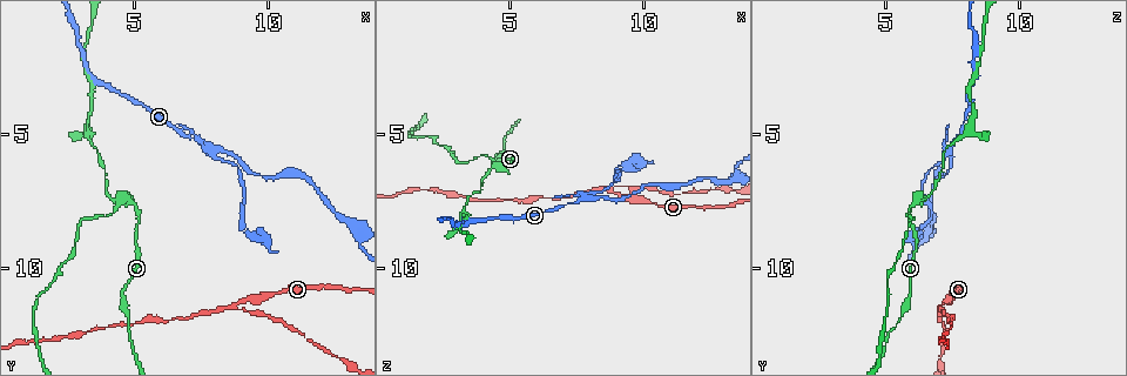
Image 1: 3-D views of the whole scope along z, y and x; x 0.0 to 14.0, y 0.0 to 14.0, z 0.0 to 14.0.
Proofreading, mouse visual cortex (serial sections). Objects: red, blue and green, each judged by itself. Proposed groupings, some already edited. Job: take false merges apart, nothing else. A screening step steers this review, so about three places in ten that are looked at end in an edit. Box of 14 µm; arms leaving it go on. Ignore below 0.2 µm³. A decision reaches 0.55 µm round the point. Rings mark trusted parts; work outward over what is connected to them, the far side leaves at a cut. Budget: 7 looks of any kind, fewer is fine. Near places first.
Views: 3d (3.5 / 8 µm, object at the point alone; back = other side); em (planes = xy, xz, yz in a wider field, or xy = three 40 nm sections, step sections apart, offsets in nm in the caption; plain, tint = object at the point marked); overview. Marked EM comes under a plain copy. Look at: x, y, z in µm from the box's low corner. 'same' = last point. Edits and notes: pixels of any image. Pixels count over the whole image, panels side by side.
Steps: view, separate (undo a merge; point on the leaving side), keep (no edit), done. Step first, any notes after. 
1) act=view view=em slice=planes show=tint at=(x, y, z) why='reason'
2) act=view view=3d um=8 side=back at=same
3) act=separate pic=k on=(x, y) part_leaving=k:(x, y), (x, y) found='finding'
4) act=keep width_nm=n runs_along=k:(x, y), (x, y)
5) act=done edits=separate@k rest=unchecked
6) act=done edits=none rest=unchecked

act=view view=3d um=3.5 at=(7.7, 5.4, 7.4) why='a narrow waist'

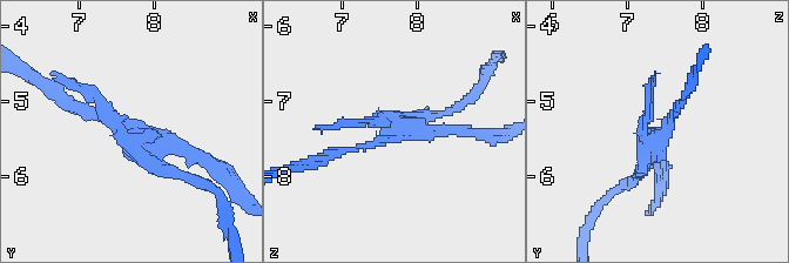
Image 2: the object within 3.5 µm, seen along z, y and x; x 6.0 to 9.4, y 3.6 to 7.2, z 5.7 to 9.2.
act=view view=em slice=xy step=3 show=tint at=(7.75, 5.50, 7.35)

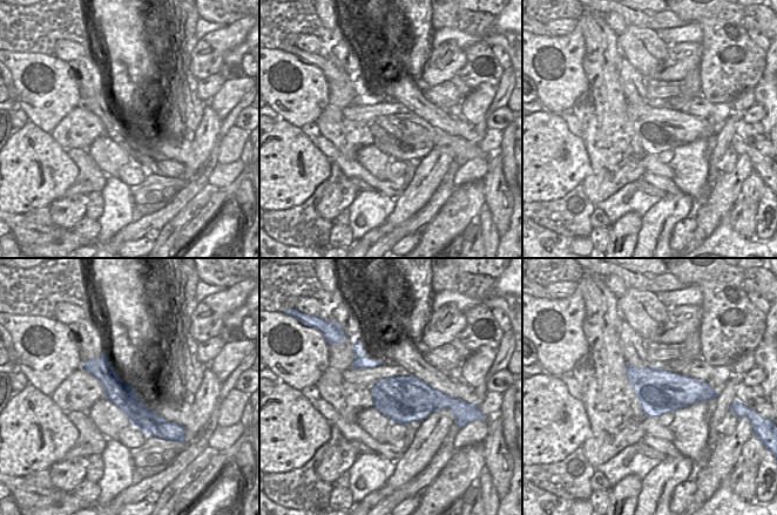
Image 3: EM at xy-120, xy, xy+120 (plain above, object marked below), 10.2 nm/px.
act=separate pic=2 on=(92, 92) found='two cells meet here'

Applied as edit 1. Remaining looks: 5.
act=view view=overview

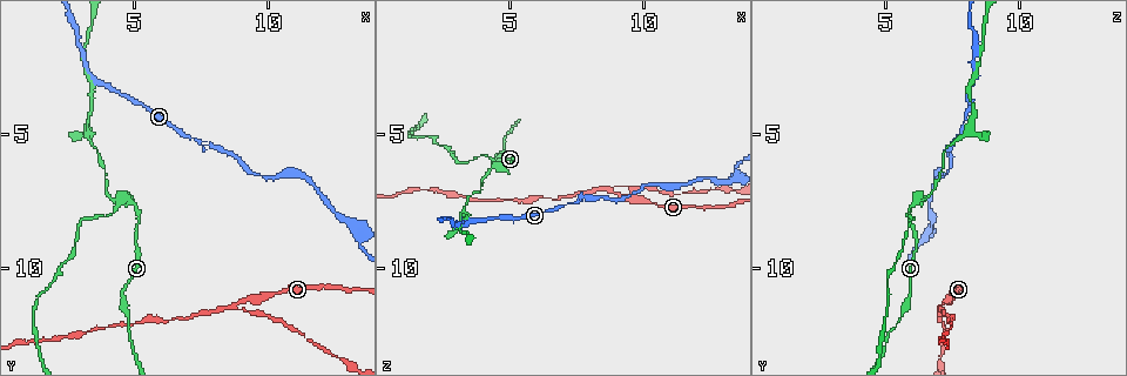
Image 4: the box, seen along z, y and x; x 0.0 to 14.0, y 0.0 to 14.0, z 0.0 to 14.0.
act=view view=3d um=3.5 at=(4.4, 7.4, 6.2) why='sharp bend'

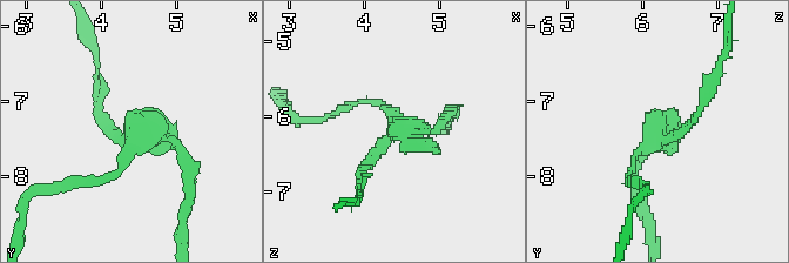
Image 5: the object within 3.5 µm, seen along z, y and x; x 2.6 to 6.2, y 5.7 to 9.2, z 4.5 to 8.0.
act=view view=em slice=xy step=1 show=tint at=(4.45, 7.55, 6.15) why='shape alone is not enough'

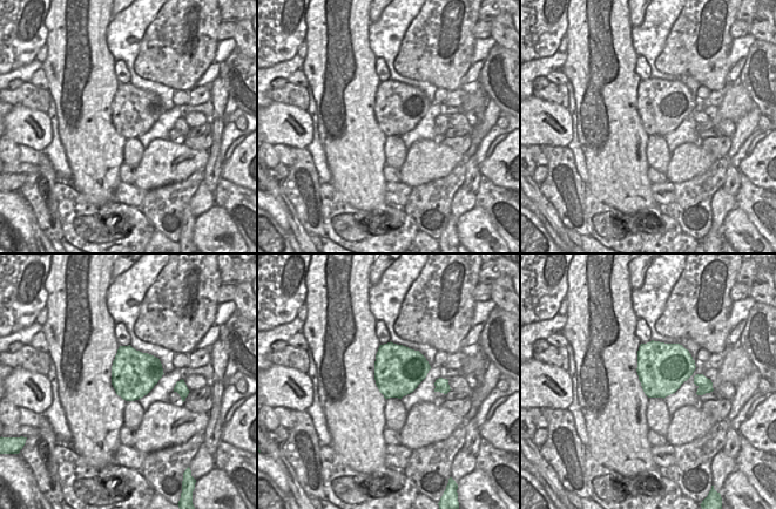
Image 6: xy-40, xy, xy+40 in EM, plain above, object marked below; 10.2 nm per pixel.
act=separate pic=5 on=(123, 163) width_nm=500 found='two cells meet here'

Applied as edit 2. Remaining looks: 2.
act=done edits=separate@2,separate@5 rest=unchecked

